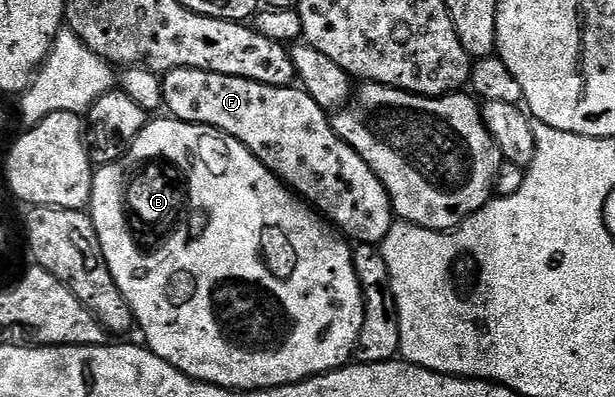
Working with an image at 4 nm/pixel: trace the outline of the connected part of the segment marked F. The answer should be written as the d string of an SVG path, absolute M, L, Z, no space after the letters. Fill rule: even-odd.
M173 69L169 73L164 74L161 90L165 96L163 105L167 110L168 116L178 121L186 121L192 125L206 125L212 129L218 129L221 133L231 135L235 139L239 139L239 143L243 143L243 147L247 147L247 151L251 151L251 155L255 155L280 181L284 181L294 193L304 198L320 216L332 222L350 242L357 245L380 246L384 242L386 235L392 231L395 224L393 204L389 198L389 193L385 189L385 185L379 179L379 175L375 175L375 171L371 171L371 167L367 167L367 163L363 163L363 155L359 155L359 151L355 151L355 147L351 147L346 141L339 139L339 135L333 130L330 114L326 110L321 109L319 103L315 103L315 99L311 99L311 95L305 92L304 89L300 87L290 87L288 89L271 87L263 83L255 83L251 79L228 77L227 75L208 73L198 69Z

